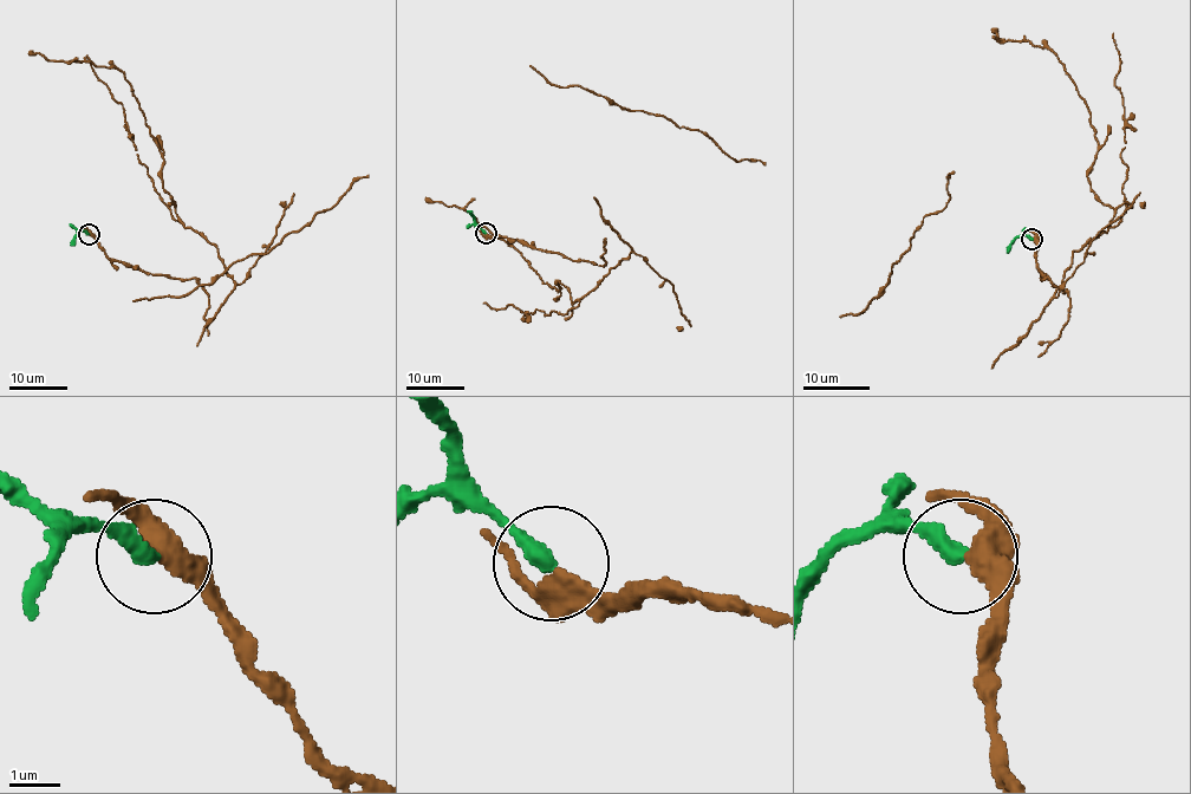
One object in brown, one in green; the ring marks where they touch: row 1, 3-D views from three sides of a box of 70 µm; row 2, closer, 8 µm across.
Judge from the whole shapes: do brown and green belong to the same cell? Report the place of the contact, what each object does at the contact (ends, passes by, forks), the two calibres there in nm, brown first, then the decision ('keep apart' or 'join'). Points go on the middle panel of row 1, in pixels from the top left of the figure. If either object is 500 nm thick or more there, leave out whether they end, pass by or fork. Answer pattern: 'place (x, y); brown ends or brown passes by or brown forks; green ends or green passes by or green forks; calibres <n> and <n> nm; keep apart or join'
place (486, 233); brown passes by; green ends; calibres 440 and 360 nm; join

